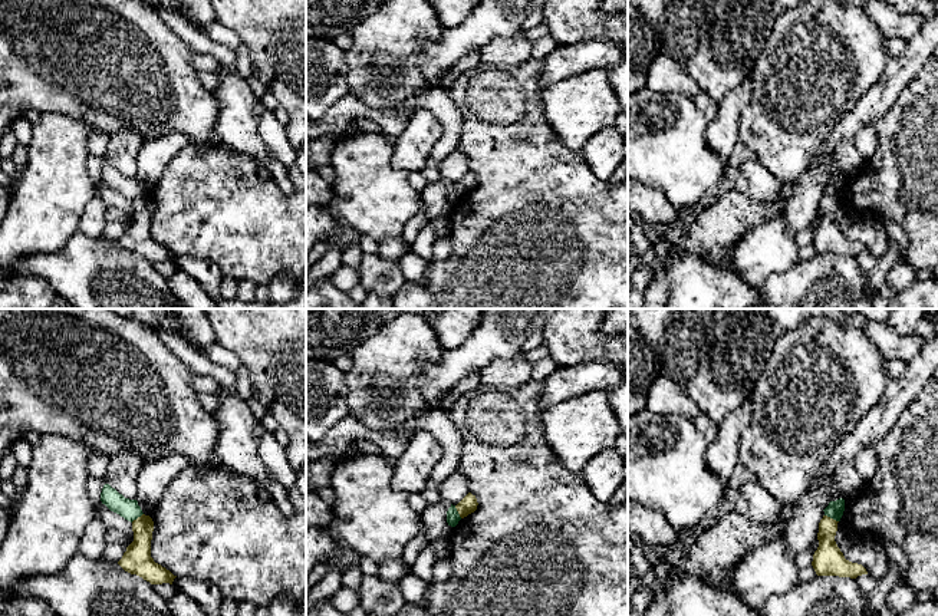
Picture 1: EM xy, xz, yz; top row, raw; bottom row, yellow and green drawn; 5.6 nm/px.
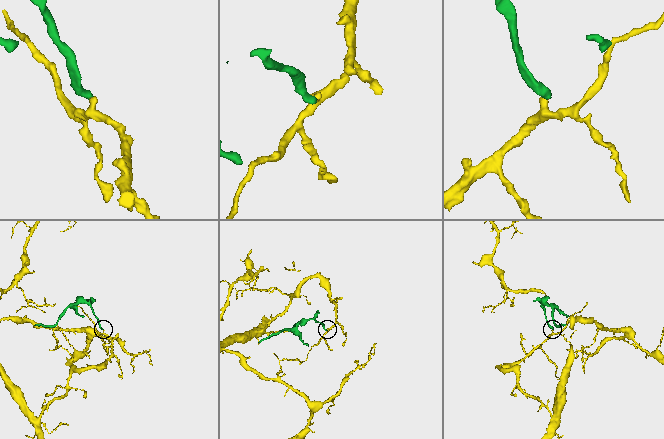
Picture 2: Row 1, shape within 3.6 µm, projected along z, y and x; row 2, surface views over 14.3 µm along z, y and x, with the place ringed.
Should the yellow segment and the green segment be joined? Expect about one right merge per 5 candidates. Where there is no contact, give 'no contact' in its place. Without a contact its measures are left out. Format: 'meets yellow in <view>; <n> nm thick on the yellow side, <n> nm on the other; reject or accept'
meets yellow in yz; 180 nm thick on the yellow side, 100 nm on the other; reject

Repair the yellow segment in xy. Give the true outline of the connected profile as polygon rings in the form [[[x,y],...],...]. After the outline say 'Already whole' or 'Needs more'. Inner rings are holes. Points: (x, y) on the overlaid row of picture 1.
[[[142,514],[132,521],[134,541],[126,547],[118,564],[128,573],[136,574],[151,584],[172,584],[174,576],[170,570],[155,563],[151,557],[151,540],[154,521]]]. Already whole

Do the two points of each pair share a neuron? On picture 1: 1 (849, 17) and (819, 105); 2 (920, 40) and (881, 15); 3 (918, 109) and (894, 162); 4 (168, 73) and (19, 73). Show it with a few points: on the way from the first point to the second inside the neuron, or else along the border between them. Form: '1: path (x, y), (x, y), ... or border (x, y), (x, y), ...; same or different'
1: path (839, 39), (819, 59), (819, 84); same
2: border (922, 22), (921, 28), (907, 42); different
3: path (918, 122), (918, 138), (907, 150); same
4: path (131, 73), (56, 73); same

